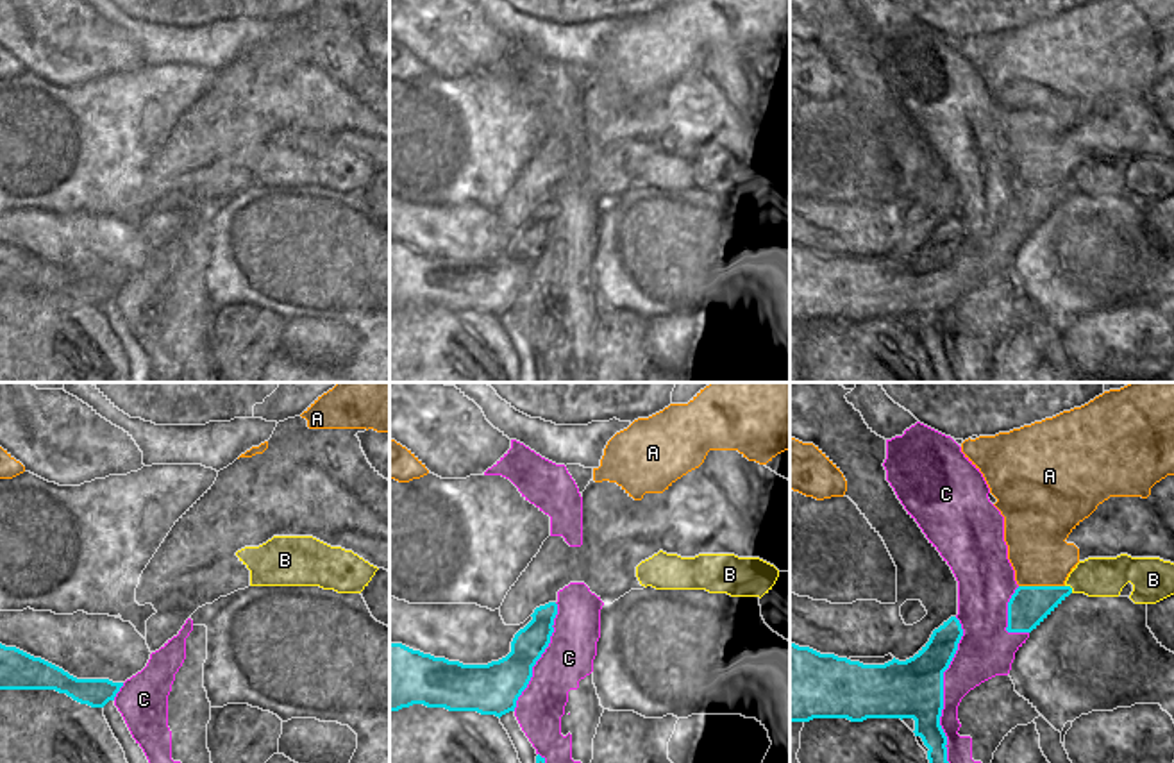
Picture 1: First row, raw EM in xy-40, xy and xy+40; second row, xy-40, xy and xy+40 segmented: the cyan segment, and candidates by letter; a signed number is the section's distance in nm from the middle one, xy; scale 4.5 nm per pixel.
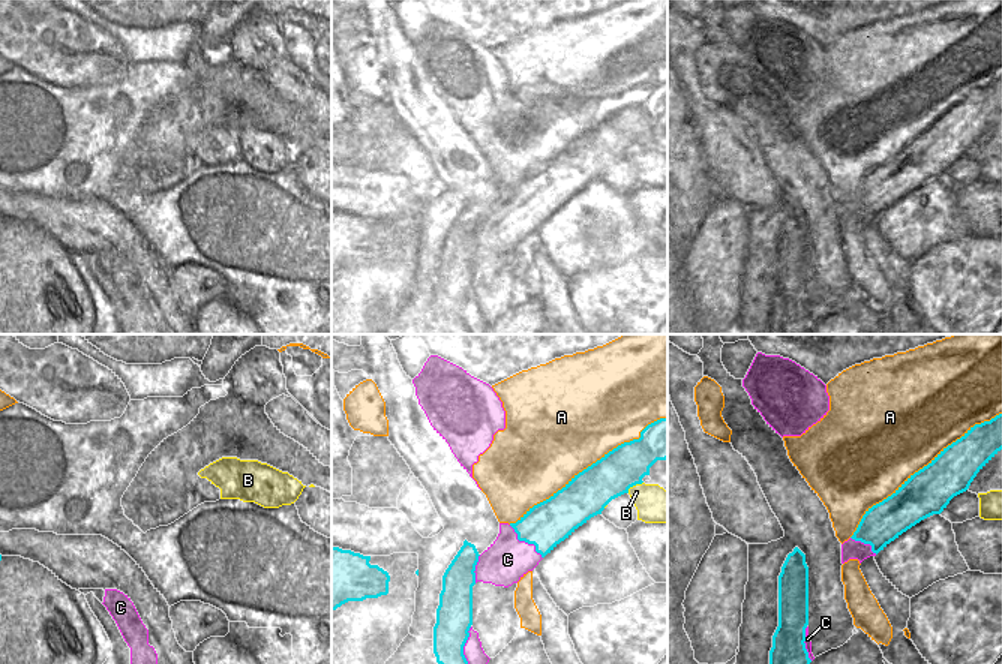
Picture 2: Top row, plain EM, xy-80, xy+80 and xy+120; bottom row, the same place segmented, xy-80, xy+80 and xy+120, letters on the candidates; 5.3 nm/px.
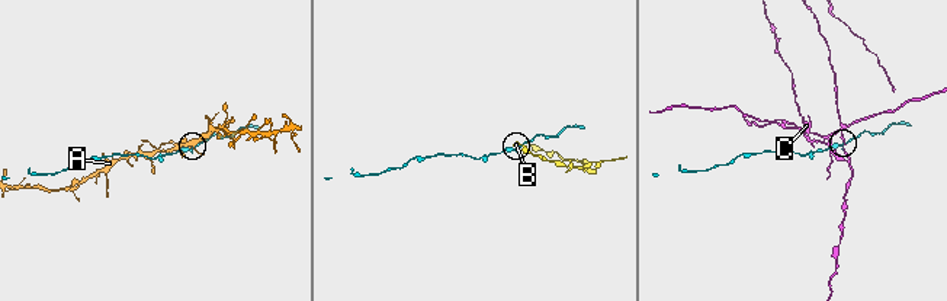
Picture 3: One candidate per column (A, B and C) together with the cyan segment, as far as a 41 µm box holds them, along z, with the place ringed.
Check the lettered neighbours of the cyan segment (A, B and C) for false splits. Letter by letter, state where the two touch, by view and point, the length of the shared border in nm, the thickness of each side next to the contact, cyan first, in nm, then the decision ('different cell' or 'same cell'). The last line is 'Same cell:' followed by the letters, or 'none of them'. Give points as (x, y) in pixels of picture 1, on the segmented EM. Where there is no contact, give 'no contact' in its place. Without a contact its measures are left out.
A: meets cyan in xy+40 at (1042, 586); contact 200 nm long; 180 nm thick on the cyan side, 280 nm on the other; different cell
B: meets cyan in xy+40 at (1071, 588); contact 50 nm long; 180 nm thick on the cyan side, 180 nm on the other; different cell
C: meets cyan in xy+40 at (942, 690); contact 650 nm long; 260 nm thick on the cyan side, 240 nm on the other; different cell
Same cell: none of them

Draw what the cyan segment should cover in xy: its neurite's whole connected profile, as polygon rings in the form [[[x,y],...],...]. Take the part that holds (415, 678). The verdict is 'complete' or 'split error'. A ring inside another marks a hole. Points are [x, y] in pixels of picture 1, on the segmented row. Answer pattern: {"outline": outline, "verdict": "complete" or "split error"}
{"outline": [[[556,602],[536,608],[532,620],[515,634],[511,652],[488,665],[463,665],[390,643],[390,713],[413,704],[499,718],[515,711],[532,667],[550,643],[556,615]]], "verdict": "complete"}

